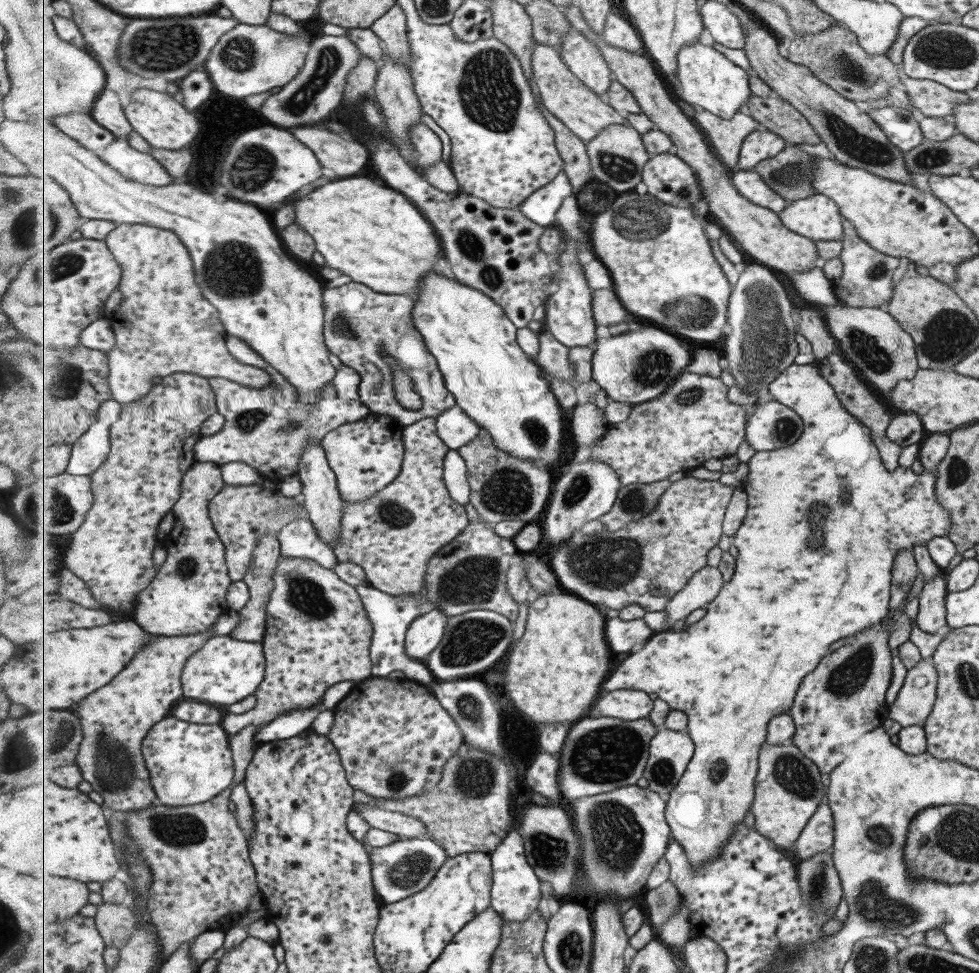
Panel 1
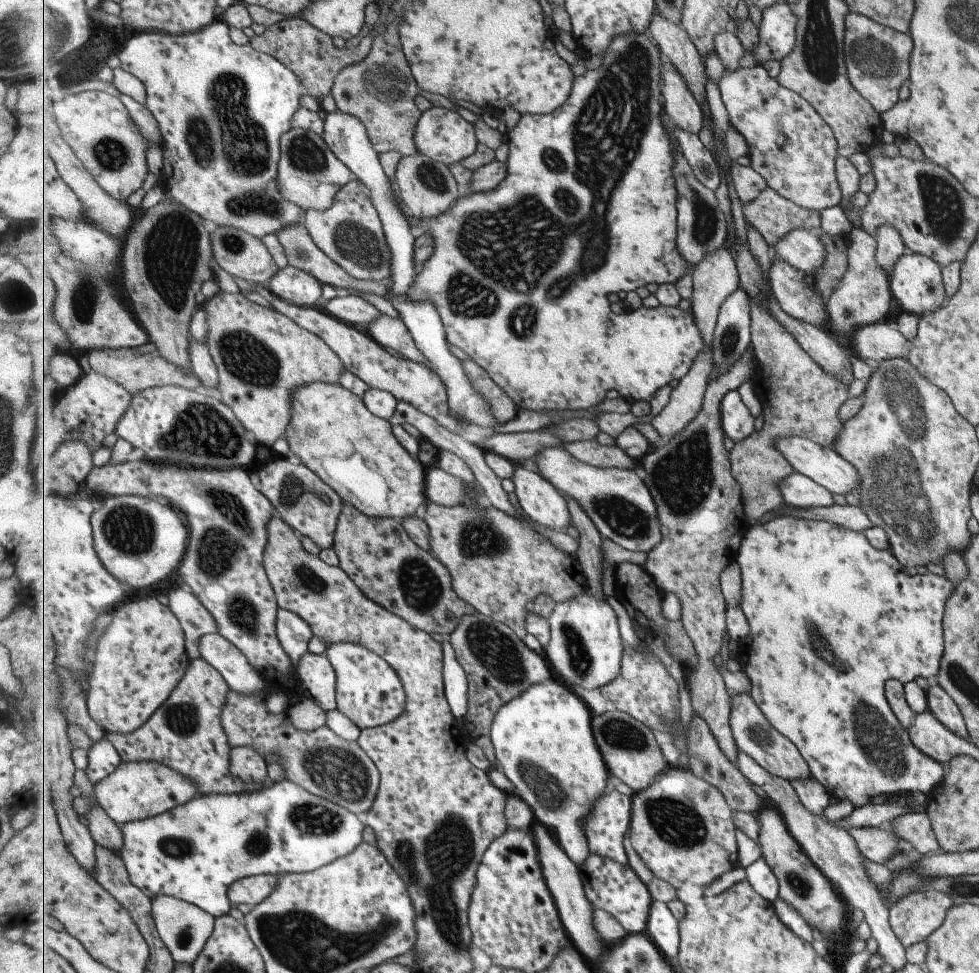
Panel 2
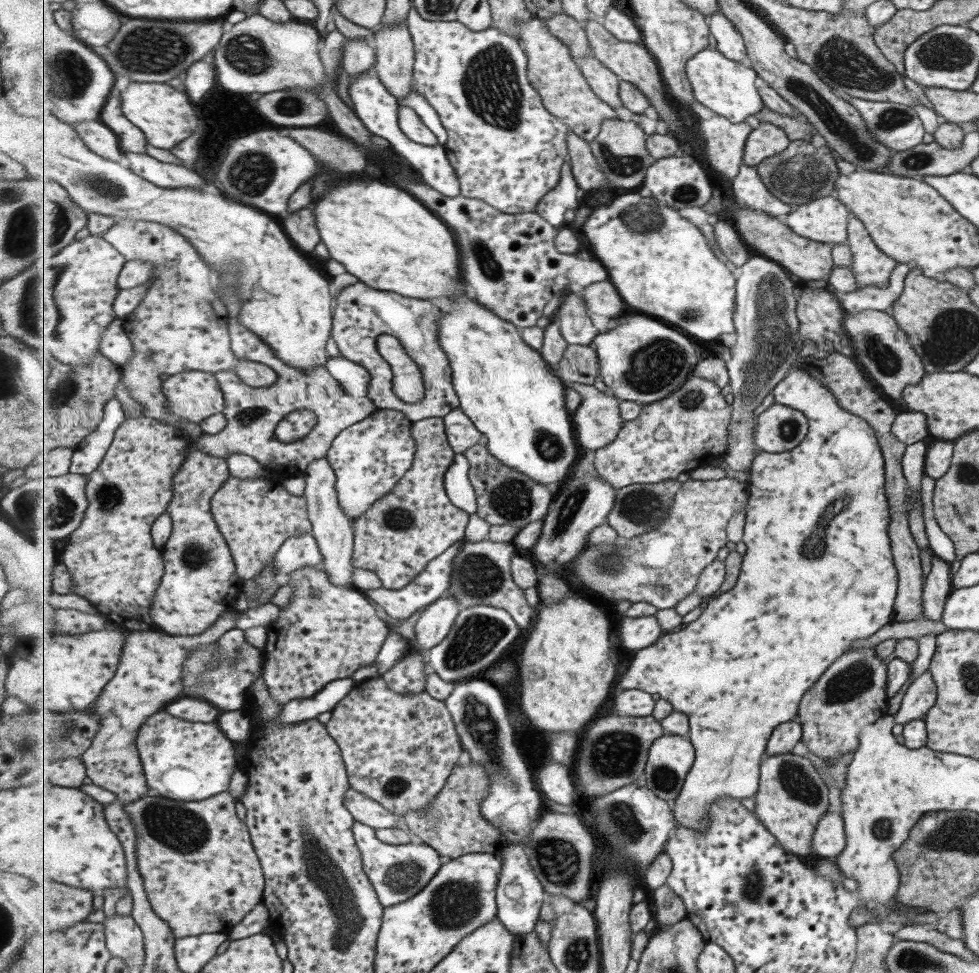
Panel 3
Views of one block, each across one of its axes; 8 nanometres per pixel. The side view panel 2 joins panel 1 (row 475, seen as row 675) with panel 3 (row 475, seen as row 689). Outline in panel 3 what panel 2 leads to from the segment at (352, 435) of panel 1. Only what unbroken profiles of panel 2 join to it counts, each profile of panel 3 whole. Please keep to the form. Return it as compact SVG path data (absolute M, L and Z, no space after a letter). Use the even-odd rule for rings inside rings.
M378 409L364 421L337 435L327 460L336 471L336 490L345 515L354 523L381 498L390 494L409 472L416 460L417 440L413 438L413 422L401 410Z

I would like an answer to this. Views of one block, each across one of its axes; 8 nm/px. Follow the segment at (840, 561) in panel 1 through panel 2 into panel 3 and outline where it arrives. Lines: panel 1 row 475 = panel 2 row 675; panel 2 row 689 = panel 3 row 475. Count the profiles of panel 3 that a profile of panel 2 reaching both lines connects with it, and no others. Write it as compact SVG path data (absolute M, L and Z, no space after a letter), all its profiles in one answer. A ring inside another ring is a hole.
M793 367L787 373L787 377L772 392L772 402L801 410L808 420L808 434L801 444L793 450L782 453L768 453L759 450L756 460L751 464L750 477L747 481L749 502L744 507L744 526L741 536L746 550L742 556L739 574L734 586L709 600L699 618L681 628L679 632L666 632L655 644L634 652L625 661L621 681L617 682L617 688L614 690L614 695L631 689L649 691L651 694L659 693L661 698L666 698L673 704L675 711L689 716L690 734L688 737L696 747L696 761L685 779L680 796L675 800L674 814L677 827L689 826L691 830L701 830L701 832L707 832L707 828L711 826L709 814L711 814L712 806L717 802L723 801L725 797L740 801L757 794L760 790L760 767L767 756L769 739L776 732L777 726L797 720L800 716L801 701L805 692L808 692L809 688L812 688L813 684L820 680L829 665L844 656L851 640L859 640L859 638L865 638L865 636L875 633L883 625L892 622L893 617L893 599L895 599L897 592L897 572L892 562L889 536L887 536L890 508L887 504L886 492L883 490L882 454L872 428L865 422L865 419L859 418L841 407L836 401L835 395L824 383L820 382L820 379L813 378L812 375L807 374L807 371L799 368ZM839 502L841 502L841 508L839 508ZM831 508L833 510L837 508L837 512L833 512L827 518L827 512Z

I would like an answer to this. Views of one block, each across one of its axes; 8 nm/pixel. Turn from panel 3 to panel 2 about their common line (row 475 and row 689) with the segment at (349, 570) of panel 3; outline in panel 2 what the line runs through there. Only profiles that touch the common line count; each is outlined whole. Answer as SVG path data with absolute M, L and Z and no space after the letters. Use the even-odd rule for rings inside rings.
M305 654L298 668L304 693L323 710L337 709L337 674L332 661L325 654Z

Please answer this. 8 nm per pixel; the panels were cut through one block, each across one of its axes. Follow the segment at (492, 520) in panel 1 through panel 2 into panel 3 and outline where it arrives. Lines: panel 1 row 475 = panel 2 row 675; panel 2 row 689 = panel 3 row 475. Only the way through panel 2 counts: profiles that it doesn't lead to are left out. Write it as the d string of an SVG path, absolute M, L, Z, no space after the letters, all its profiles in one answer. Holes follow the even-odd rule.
M483 436L464 456L469 460L468 476L478 504L478 514L491 526L515 526L522 530L529 524L544 521L548 517L555 490L550 486L529 477L521 471L505 465L501 459L493 455L488 447L488 437Z

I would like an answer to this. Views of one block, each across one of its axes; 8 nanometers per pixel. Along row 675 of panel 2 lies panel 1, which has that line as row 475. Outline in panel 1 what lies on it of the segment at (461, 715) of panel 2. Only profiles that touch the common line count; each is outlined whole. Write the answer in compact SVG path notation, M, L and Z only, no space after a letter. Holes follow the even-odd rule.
M449 449L443 460L443 480L458 504L471 504L471 488L467 480L467 466L456 450Z

